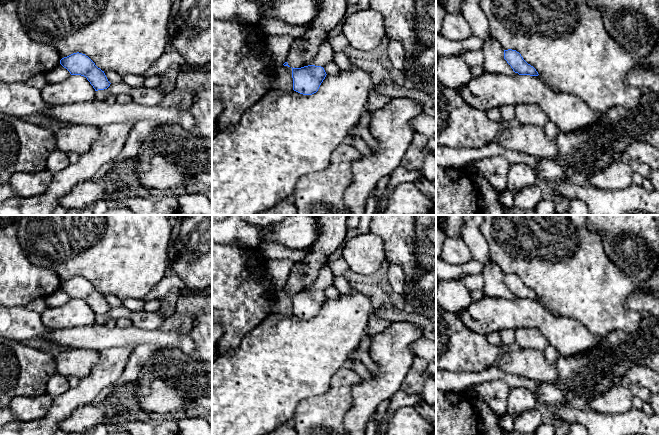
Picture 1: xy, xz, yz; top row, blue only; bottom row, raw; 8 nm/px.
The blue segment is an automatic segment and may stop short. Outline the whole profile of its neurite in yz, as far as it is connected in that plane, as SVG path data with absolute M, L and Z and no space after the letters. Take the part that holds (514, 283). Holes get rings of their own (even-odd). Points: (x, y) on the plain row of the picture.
M508 273L504 274L504 283L511 290L515 297L519 299L530 299L530 300L538 300L538 296L536 293L528 288L521 278L516 274Z

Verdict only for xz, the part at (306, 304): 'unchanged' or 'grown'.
unchanged

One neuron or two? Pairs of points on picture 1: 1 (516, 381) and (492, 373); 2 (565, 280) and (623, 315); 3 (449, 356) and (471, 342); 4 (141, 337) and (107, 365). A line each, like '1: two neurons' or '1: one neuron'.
1: one neuron
2: one neuron
3: one neuron
4: two neurons

